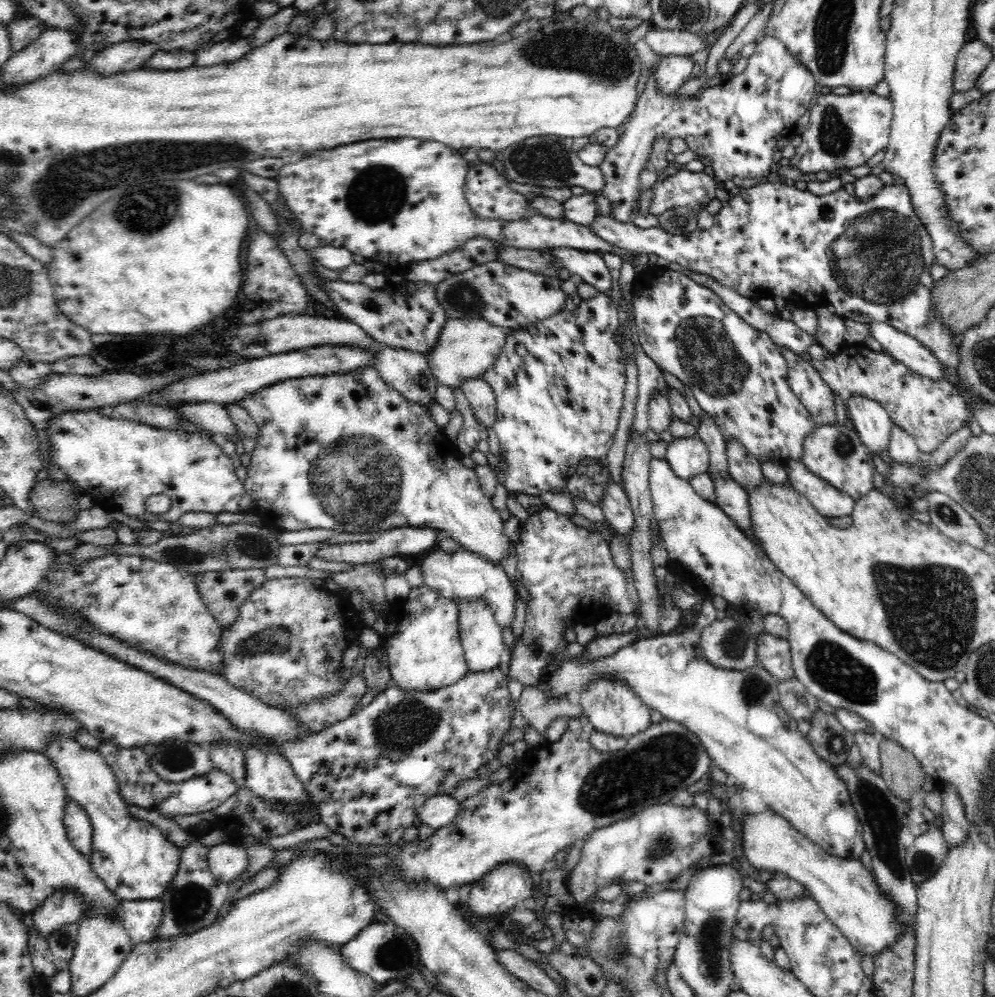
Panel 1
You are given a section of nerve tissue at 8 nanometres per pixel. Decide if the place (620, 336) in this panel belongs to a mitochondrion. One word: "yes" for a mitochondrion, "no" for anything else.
no

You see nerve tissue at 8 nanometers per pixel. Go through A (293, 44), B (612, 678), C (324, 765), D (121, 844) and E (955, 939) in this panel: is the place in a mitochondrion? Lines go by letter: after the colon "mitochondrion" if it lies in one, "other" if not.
A: other
B: other
C: other
D: other
E: other

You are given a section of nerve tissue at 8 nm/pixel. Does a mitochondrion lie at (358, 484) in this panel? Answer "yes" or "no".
yes

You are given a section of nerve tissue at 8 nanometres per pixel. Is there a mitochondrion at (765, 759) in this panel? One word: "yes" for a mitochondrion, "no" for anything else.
no

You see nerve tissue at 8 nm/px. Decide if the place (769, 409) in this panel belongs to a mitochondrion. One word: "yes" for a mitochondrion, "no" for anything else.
no

